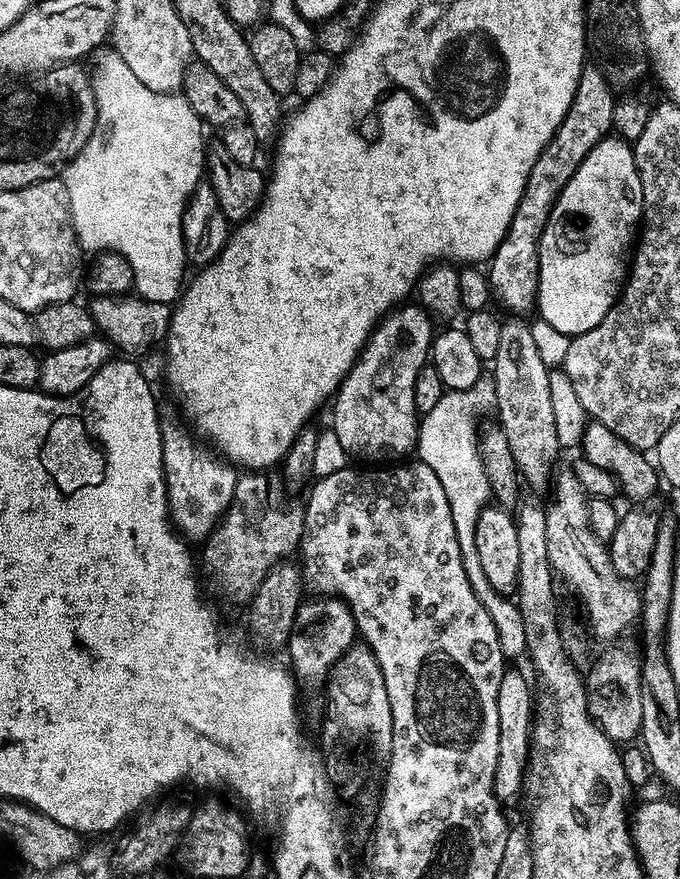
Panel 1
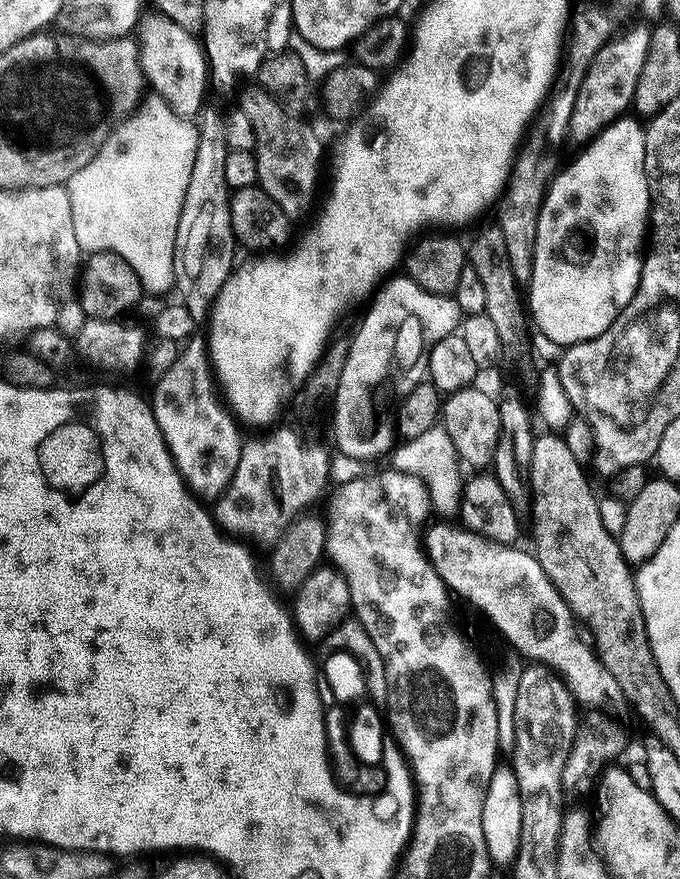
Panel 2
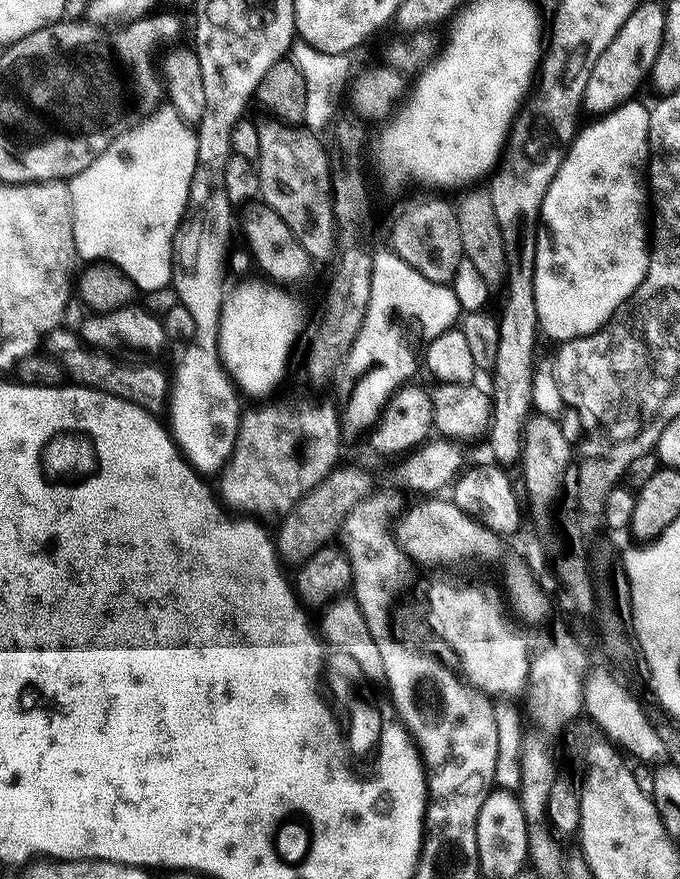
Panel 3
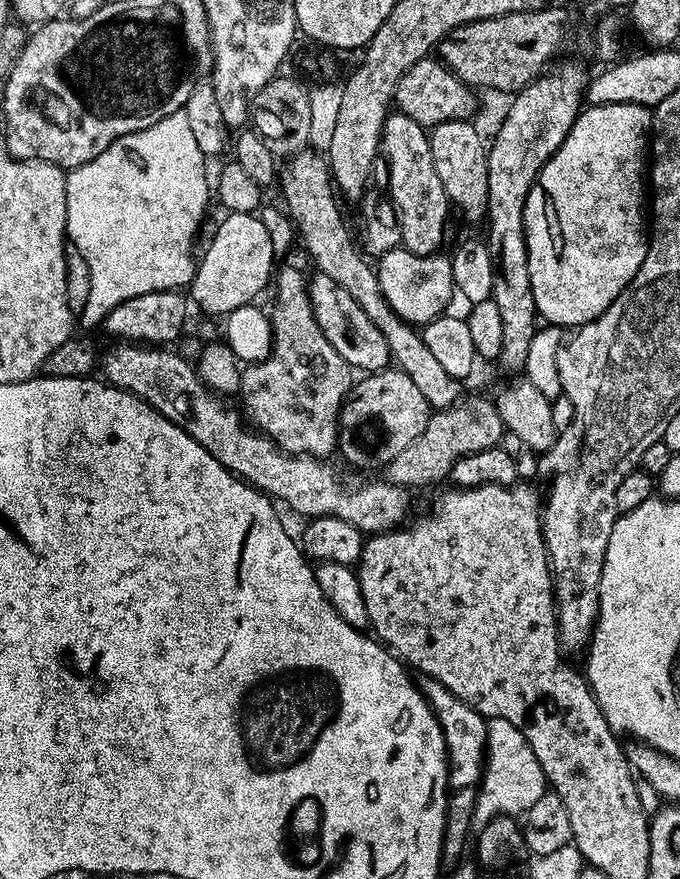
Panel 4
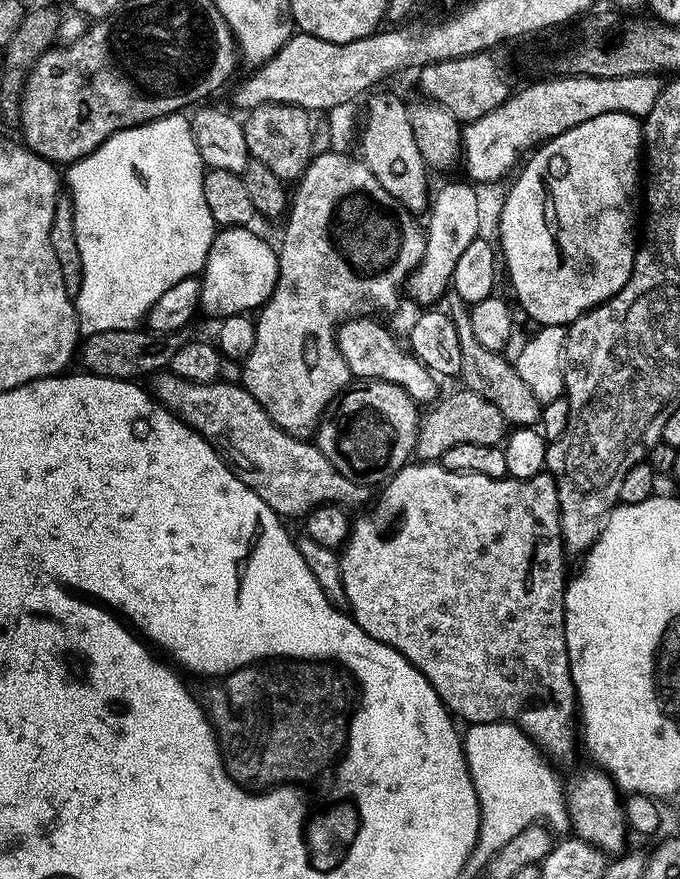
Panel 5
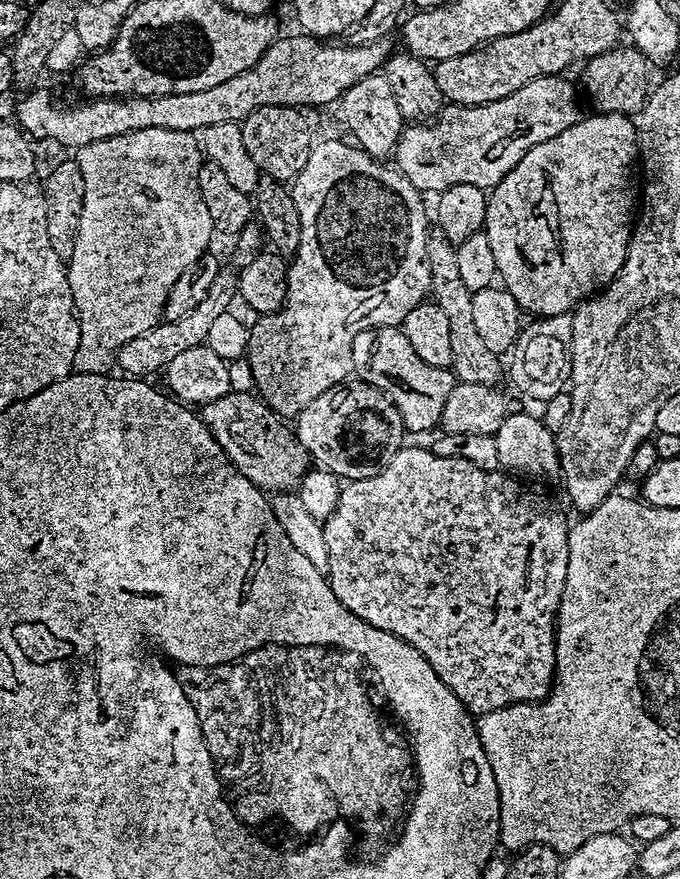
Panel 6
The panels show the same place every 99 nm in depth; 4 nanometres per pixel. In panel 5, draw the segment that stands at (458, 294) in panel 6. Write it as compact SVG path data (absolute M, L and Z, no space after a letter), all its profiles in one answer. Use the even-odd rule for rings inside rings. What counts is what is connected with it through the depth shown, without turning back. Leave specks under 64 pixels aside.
M452 294L447 297L447 300L446 311L458 330L458 346L462 346L462 366L459 379L464 380L463 387L469 392L476 392L482 398L494 402L494 406L498 406L498 410L502 410L505 421L509 425L517 428L539 425L542 406L538 402L538 398L534 398L530 386L526 386L526 382L522 382L522 378L518 378L515 363L509 357L507 360L507 355L494 350L486 350L486 346L482 346L482 342L478 342L478 338L474 338L474 329L470 326L468 317L470 308L462 298Z

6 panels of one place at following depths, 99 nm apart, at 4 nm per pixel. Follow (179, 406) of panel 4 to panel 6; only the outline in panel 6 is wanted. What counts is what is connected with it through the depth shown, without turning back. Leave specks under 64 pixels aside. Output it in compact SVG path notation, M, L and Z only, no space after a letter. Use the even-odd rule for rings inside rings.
M230 391L222 398L203 405L198 412L200 421L222 446L230 462L242 475L250 478L265 494L296 492L302 478L308 473L310 457L298 442L295 431L269 408L259 395L252 392Z

